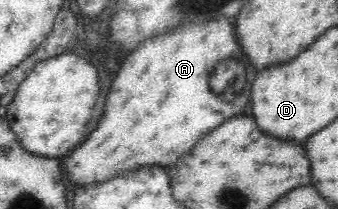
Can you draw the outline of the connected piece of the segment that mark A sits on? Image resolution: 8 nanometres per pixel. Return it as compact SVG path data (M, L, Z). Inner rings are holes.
M224 18L212 22L184 24L176 30L146 39L138 48L124 58L117 71L110 92L106 96L104 112L96 130L74 148L66 158L59 159L62 175L69 184L87 187L106 182L108 178L134 171L138 167L159 166L169 168L178 162L180 154L189 155L195 144L211 130L240 114L248 96L242 92L236 96L236 106L226 106L210 89L210 75L219 62L228 59L245 59L244 51L234 34L234 25Z

